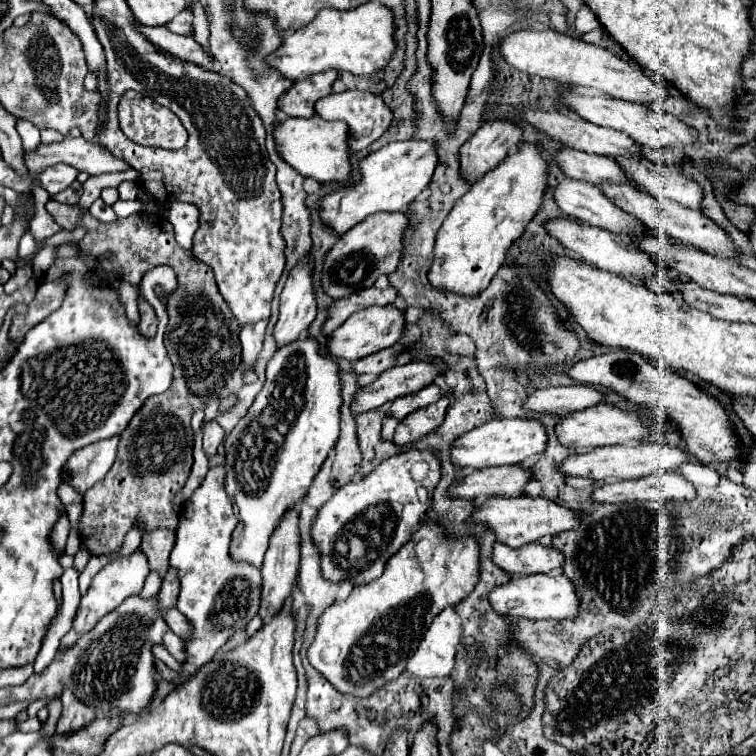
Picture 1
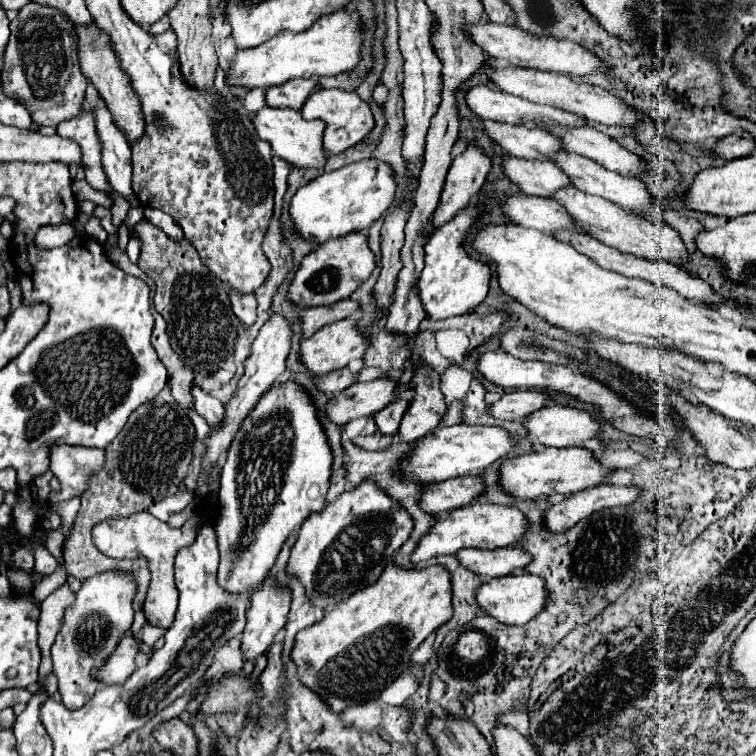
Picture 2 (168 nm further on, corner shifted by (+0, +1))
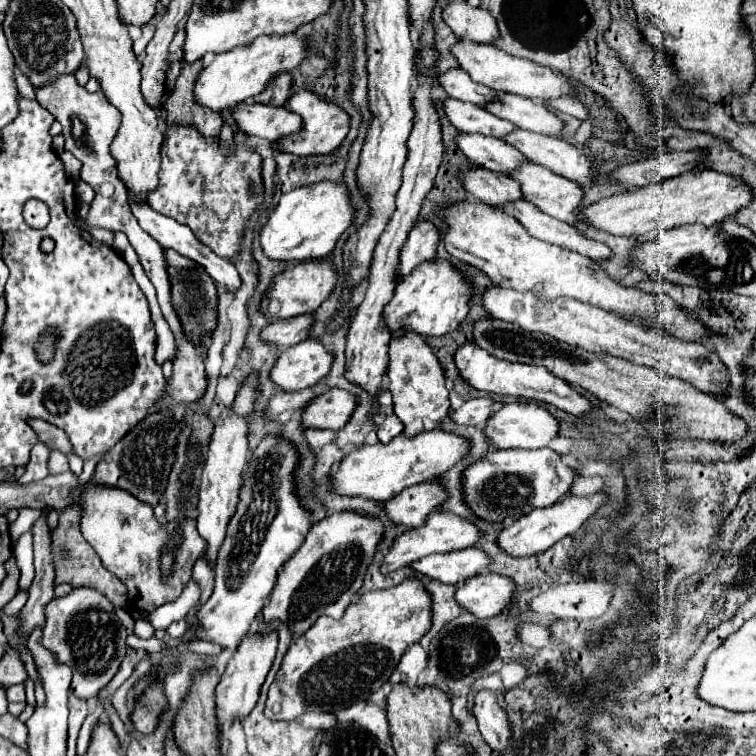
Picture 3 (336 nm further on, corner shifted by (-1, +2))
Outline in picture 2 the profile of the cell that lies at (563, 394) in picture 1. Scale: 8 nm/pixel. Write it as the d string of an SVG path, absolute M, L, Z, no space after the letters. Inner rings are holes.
M515 390L509 394L503 394L501 400L497 400L491 406L491 414L499 420L523 420L529 414L549 406L551 394L537 392L537 390Z

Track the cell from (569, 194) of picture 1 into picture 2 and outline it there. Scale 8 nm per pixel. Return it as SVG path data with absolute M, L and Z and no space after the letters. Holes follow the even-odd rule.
M507 156L503 166L505 166L505 174L513 182L517 182L521 190L529 196L555 198L557 190L561 190L563 186L573 186L573 182L569 182L569 176L553 162Z

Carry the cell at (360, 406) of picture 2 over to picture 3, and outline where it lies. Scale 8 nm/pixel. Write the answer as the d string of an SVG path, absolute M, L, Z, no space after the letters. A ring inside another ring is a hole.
M328 389L314 397L302 411L302 427L306 429L342 429L356 407L356 397L342 389Z

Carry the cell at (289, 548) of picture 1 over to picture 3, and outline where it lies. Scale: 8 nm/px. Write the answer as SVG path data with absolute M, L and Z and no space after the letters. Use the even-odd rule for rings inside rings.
M266 633L262 637L256 635L248 635L240 647L236 649L236 653L232 655L226 671L222 673L222 679L216 687L216 713L218 713L218 735L222 735L224 723L226 721L240 721L246 715L250 715L250 711L254 709L258 695L260 695L260 687L266 681L266 675L272 667L276 655L276 633Z

